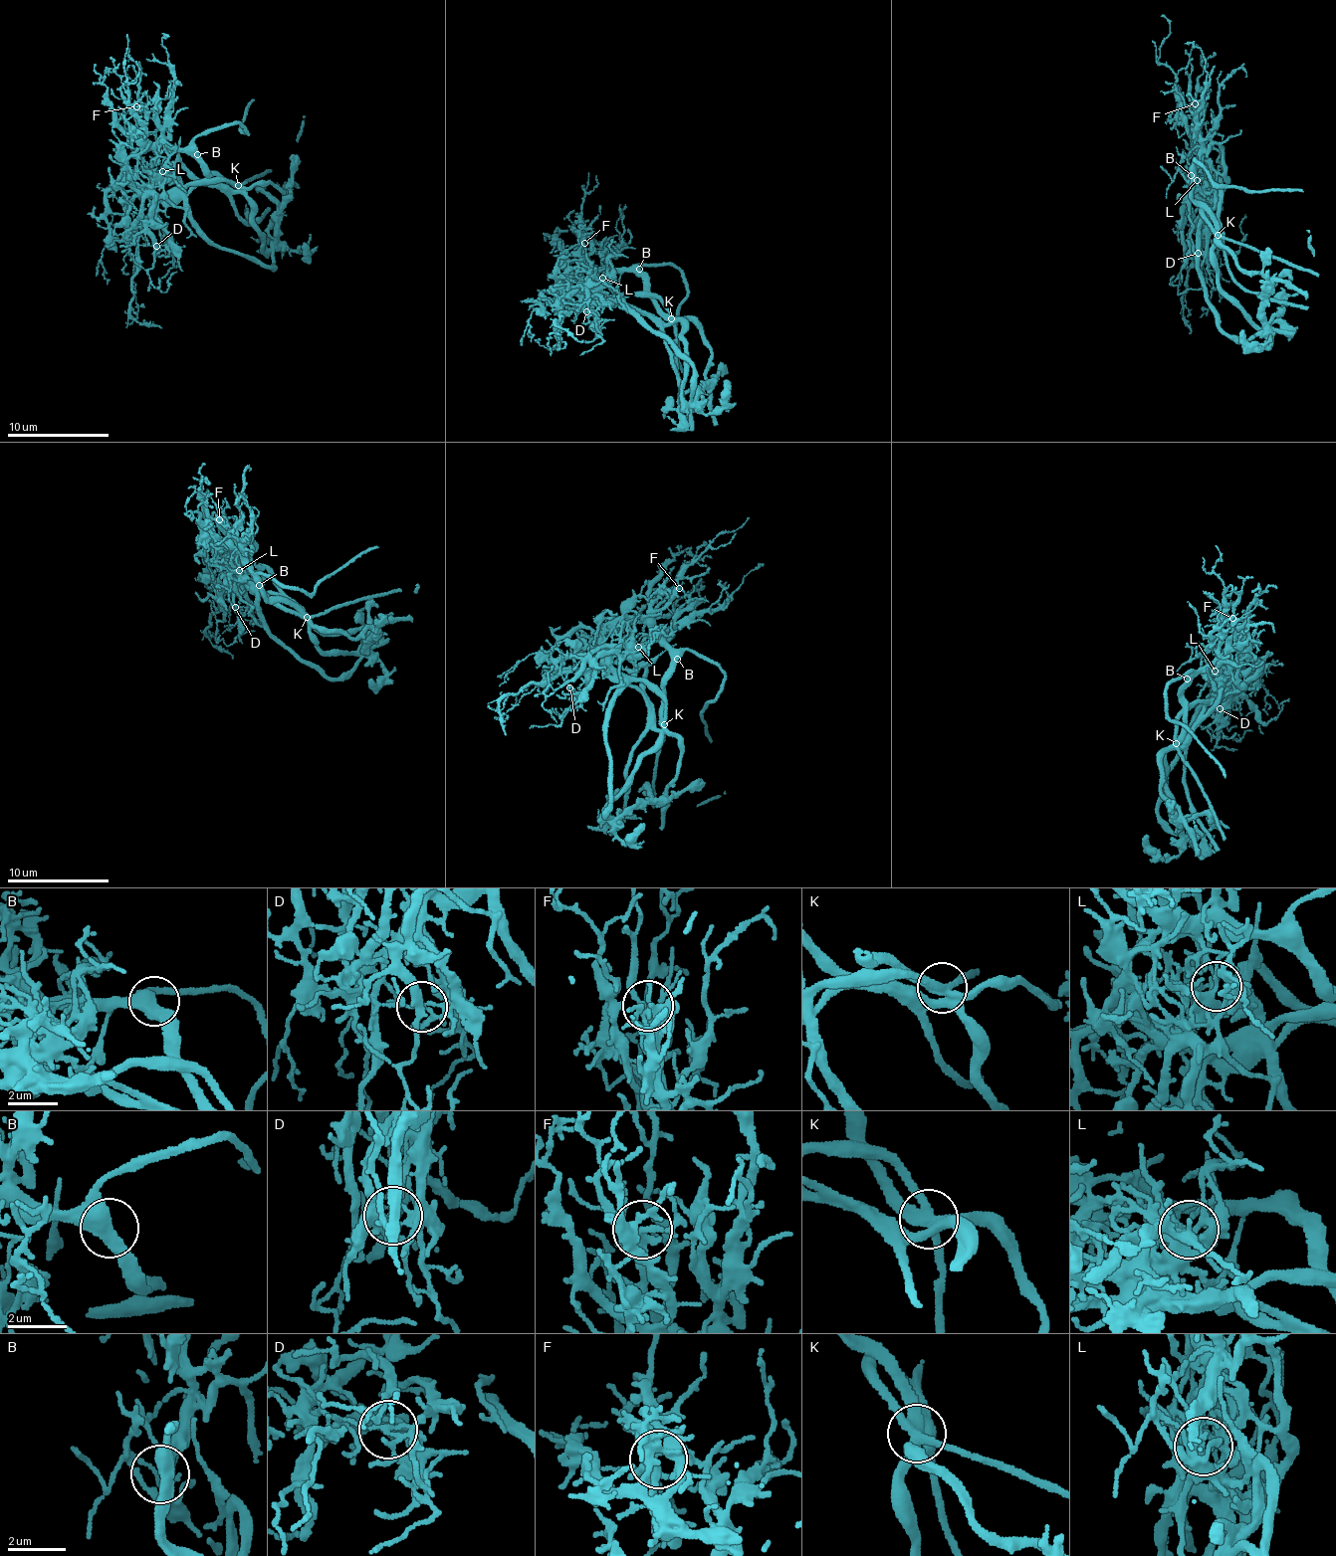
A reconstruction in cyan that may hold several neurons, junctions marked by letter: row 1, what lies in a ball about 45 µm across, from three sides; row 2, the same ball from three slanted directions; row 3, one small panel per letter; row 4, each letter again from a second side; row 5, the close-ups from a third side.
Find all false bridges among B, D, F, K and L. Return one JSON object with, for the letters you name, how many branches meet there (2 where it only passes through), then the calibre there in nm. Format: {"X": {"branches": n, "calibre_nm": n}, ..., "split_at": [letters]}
{"D": {"branches": 6, "calibre_nm": 110}, "K": {"branches": 6, "calibre_nm": 360}, "L": {"branches": 3, "calibre_nm": 240}, "split_at": ["D", "K", "L"]}

